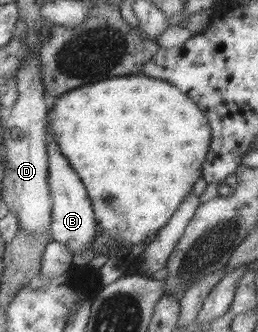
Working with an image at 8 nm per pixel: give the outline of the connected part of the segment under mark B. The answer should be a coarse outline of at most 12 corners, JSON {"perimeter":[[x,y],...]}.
{"perimeter":[[45,130],[51,240],[72,254],[98,234],[83,183]]}

